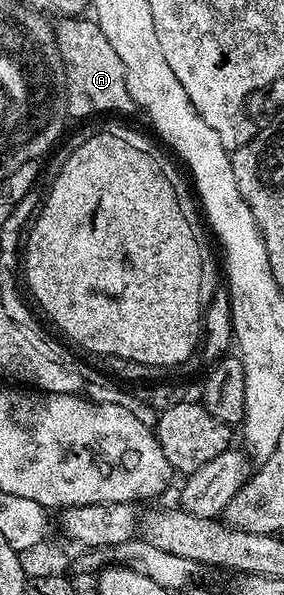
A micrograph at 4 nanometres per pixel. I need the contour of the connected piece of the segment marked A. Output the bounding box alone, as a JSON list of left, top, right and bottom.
[53,18,133,116]

